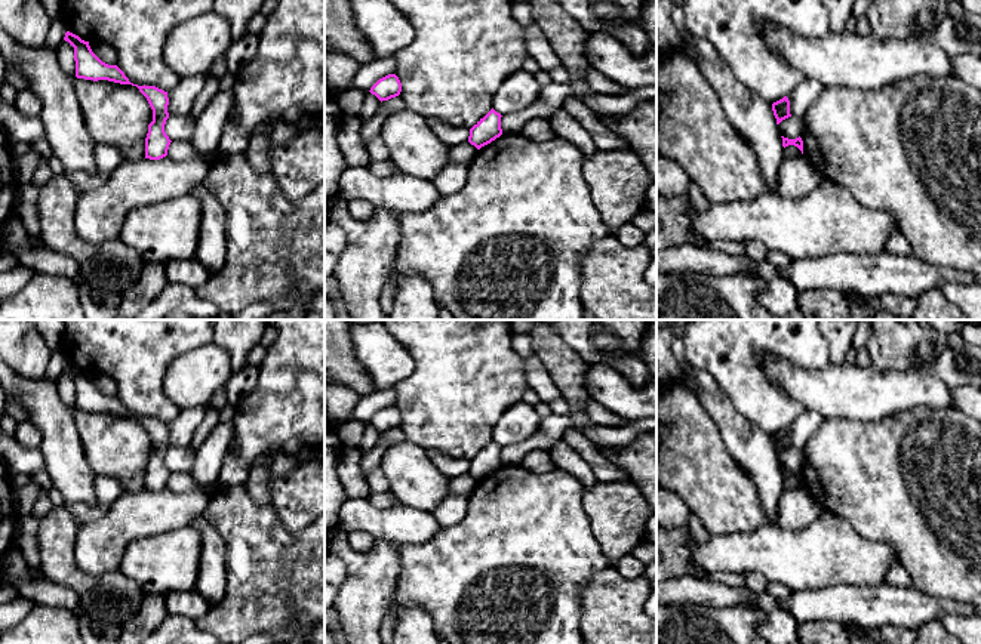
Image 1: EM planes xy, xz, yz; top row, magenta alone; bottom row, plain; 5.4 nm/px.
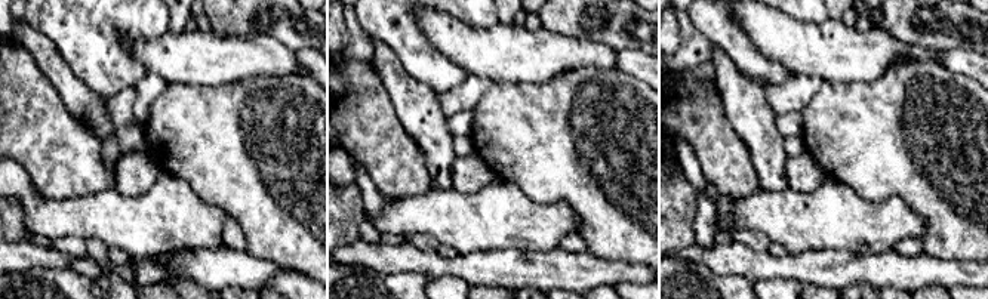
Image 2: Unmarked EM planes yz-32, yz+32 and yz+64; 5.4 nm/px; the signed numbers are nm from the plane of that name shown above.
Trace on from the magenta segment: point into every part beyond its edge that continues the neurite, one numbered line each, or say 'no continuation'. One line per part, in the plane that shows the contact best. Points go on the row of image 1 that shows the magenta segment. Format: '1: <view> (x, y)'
no continuation

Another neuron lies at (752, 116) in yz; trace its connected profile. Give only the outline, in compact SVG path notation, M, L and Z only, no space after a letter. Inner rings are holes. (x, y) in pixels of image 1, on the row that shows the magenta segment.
M686 34L680 36L680 41L696 52L696 65L714 89L726 118L756 151L763 179L777 192L778 172L785 155L772 104L738 81L707 40Z

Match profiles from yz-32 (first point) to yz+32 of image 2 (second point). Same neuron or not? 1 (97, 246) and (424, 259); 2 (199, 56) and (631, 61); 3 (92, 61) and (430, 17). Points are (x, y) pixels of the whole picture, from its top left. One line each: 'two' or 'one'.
1: two
2: two
3: two

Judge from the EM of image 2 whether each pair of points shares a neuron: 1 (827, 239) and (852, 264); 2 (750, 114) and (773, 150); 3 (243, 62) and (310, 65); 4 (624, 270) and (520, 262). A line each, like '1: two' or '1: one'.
1: two
2: one
3: two
4: one

